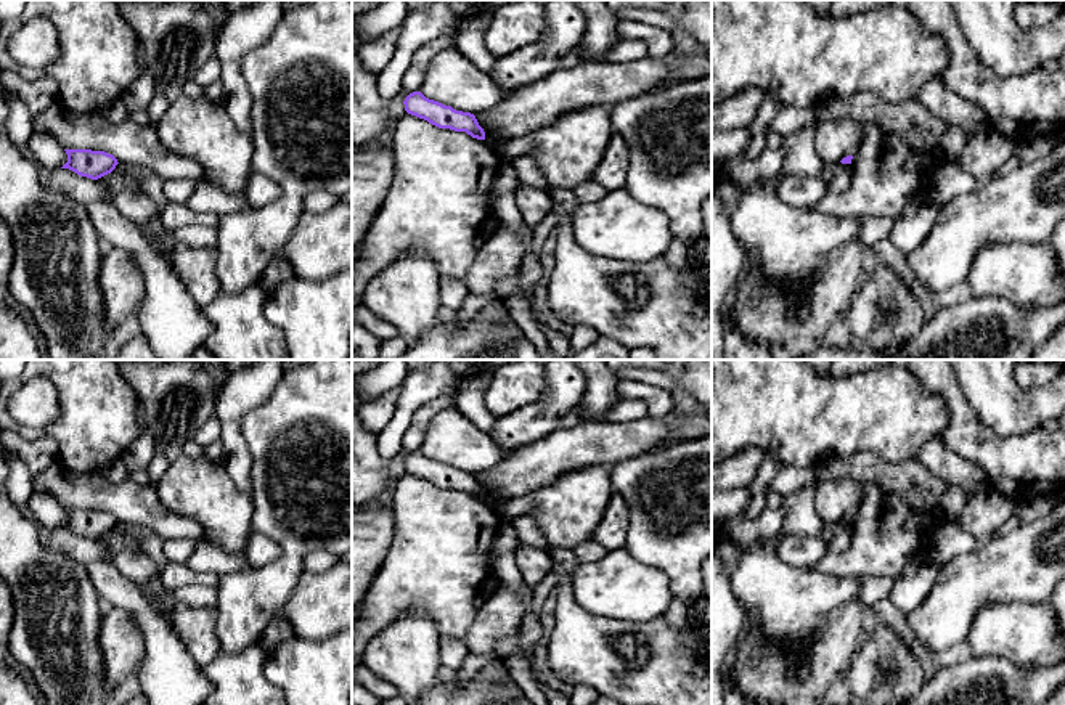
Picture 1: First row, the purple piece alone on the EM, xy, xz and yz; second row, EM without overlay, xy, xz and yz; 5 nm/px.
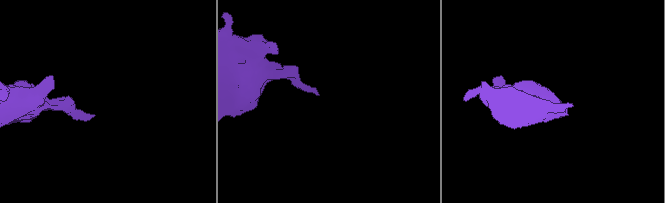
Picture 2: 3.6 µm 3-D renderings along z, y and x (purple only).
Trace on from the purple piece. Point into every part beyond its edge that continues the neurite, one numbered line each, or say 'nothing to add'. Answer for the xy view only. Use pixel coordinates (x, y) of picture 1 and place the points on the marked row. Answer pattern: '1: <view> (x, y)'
nothing to add

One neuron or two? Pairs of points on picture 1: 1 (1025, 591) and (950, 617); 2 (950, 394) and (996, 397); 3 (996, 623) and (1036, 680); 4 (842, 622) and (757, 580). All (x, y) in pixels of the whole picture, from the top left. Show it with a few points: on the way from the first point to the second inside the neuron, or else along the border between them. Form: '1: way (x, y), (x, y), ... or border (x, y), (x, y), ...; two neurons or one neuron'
1: way (1006, 591), (975, 591), (969, 598); one neuron
2: border (954, 376), (971, 407), (988, 426); two neurons
3: border (990, 657), (1006, 657), (1022, 667), (1048, 667); two neurons
4: border (858, 596), (837, 606), (828, 615), (810, 647); two neurons

